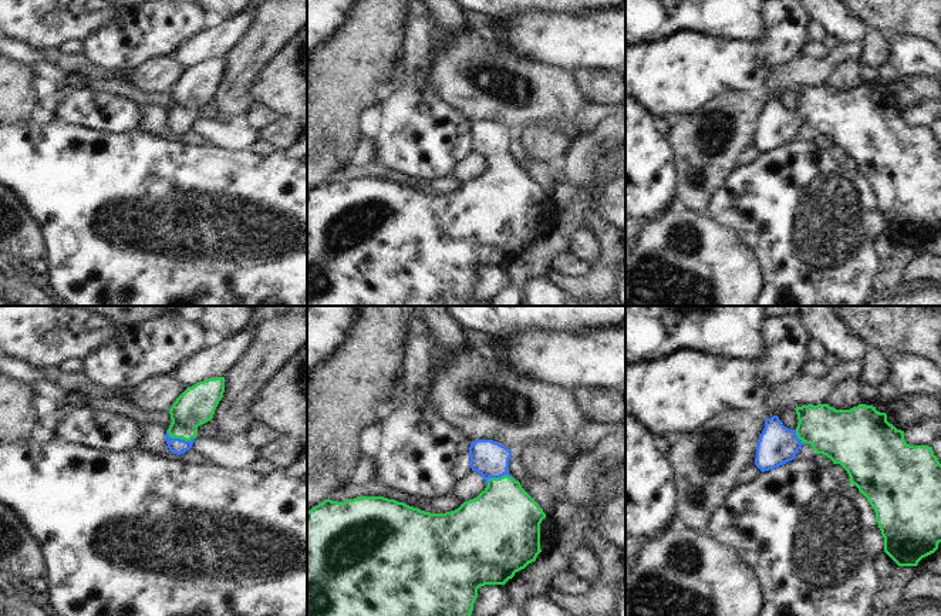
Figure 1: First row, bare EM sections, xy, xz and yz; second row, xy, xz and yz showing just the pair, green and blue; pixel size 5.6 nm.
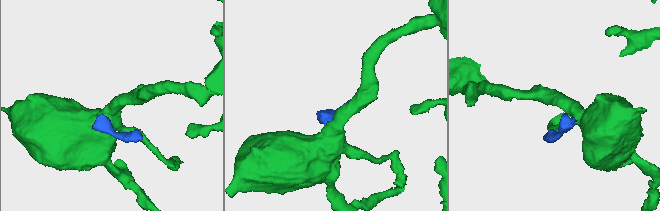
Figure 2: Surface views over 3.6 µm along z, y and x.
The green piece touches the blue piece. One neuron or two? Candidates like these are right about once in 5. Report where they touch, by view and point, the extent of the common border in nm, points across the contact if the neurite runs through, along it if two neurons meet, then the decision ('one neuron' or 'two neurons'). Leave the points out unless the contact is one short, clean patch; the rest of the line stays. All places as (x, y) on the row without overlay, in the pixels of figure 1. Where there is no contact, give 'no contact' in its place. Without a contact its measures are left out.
xz (496, 160) | 160 nm | across xz (503, 202), (503, 175), (496, 160), (489, 140) | one neuron

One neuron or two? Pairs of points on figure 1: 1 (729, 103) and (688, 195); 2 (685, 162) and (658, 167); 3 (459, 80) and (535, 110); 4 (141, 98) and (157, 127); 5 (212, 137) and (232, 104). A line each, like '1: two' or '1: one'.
1: one
2: two
3: one
4: two
5: two

